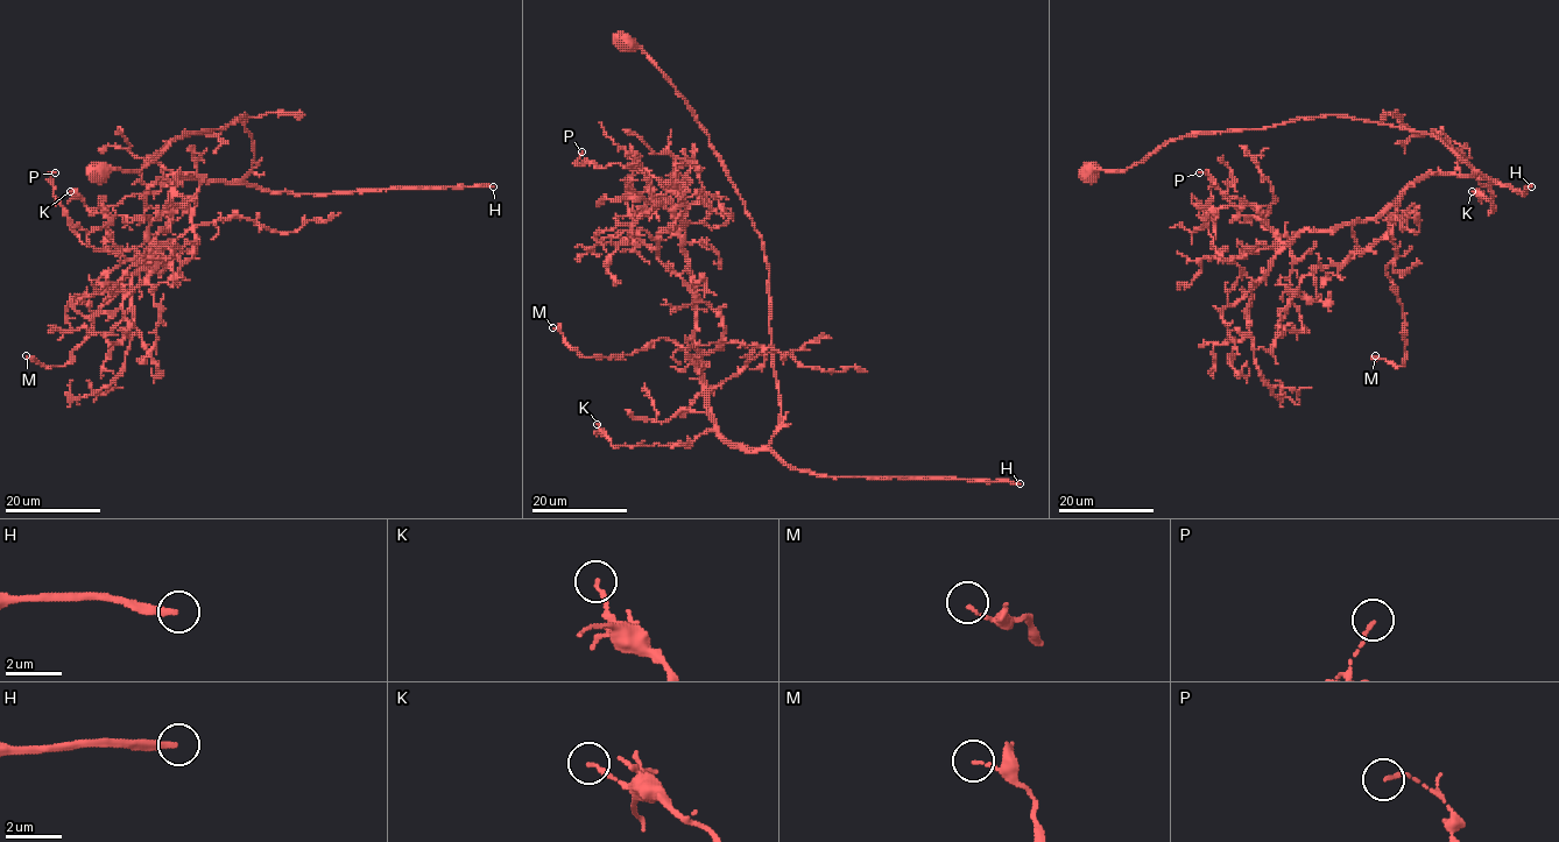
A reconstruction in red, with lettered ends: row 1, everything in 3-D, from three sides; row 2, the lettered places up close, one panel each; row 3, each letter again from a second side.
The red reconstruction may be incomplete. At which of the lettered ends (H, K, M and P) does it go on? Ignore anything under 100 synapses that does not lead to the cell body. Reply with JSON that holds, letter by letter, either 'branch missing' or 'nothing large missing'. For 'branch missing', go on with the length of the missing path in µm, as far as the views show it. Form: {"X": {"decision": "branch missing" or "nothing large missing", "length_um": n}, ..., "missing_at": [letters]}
{"H": {"decision": "branch missing", "length_um": 200}, "K": {"decision": "nothing large missing"}, "M": {"decision": "nothing large missing"}, "P": {"decision": "nothing large missing"}, "missing_at": ["H"]}

